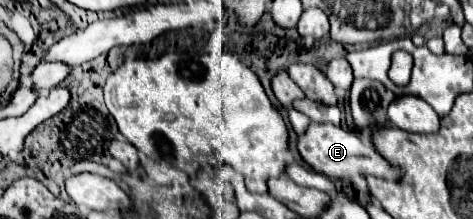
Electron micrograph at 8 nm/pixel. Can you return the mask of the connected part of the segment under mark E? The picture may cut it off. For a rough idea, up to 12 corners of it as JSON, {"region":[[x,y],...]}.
{"region":[[329,122],[297,138],[301,158],[329,178],[397,172],[369,144]]}

